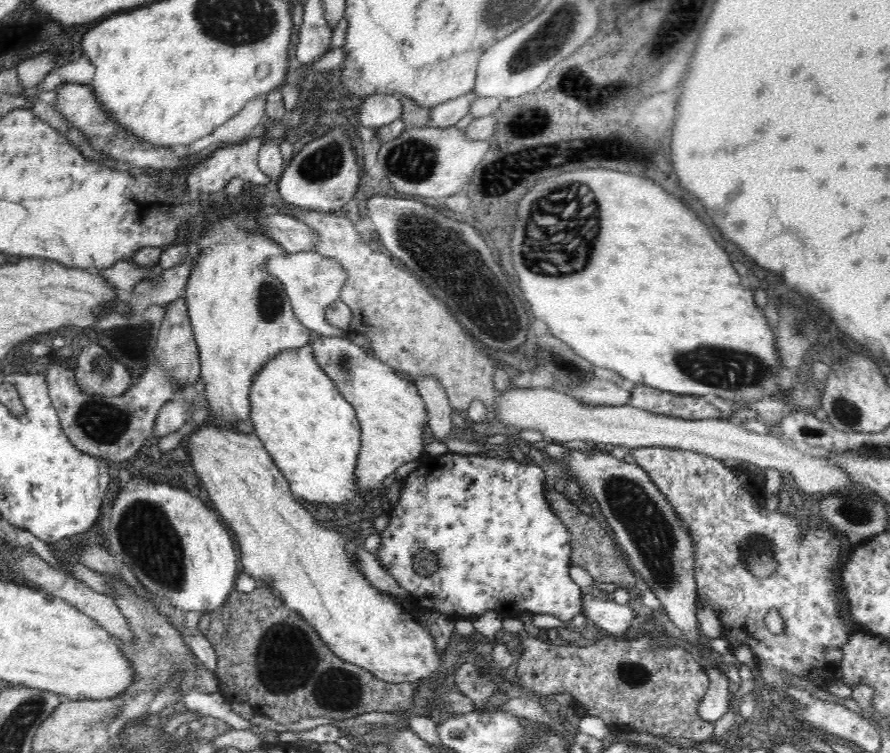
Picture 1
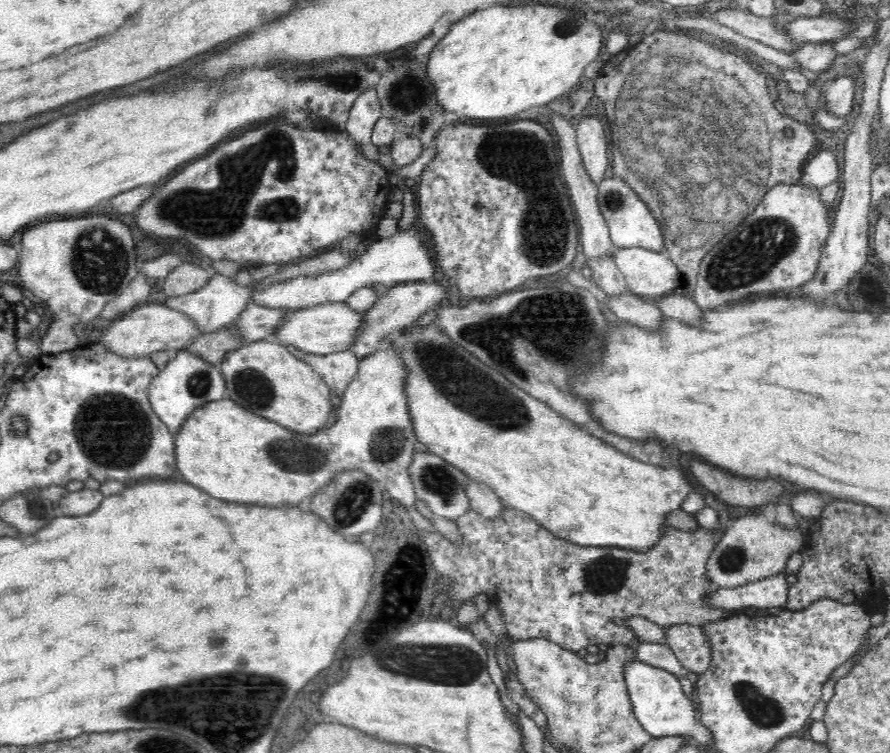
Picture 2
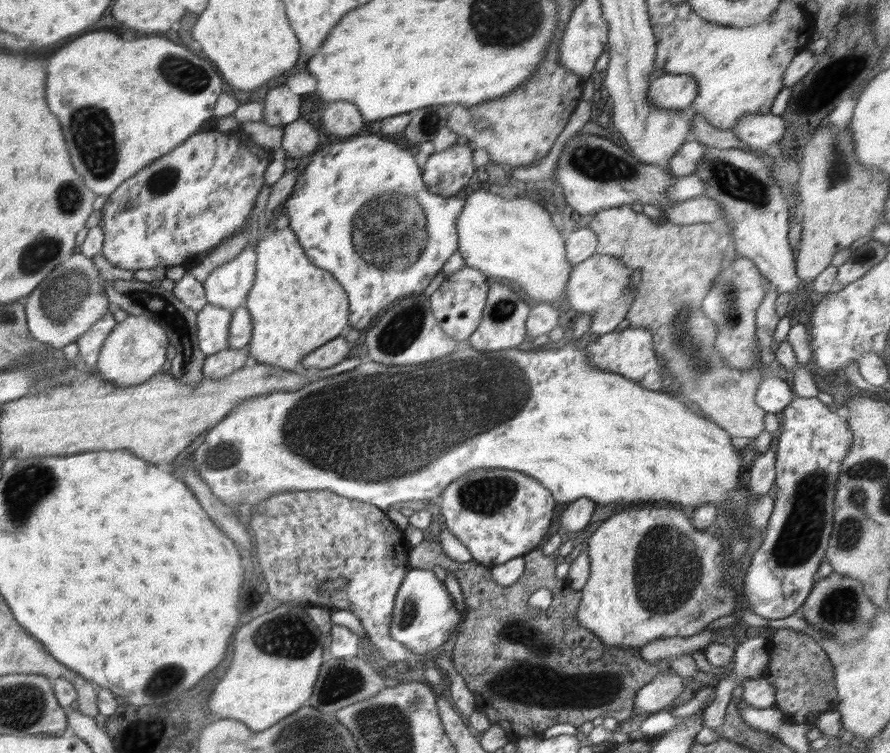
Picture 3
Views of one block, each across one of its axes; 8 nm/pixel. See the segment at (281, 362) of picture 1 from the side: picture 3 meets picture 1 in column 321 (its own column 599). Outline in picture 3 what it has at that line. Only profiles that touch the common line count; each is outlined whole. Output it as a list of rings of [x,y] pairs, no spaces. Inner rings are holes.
[[[575,340],[568,342],[563,348],[548,346],[530,352],[524,350],[496,350],[496,352],[482,352],[464,344],[464,348],[458,348],[451,354],[446,354],[438,360],[422,362],[420,364],[408,364],[408,366],[384,366],[380,362],[368,362],[356,368],[342,372],[331,377],[315,378],[298,392],[274,392],[268,395],[258,396],[252,400],[246,400],[238,404],[224,421],[214,426],[206,434],[206,439],[194,451],[192,468],[198,472],[198,476],[210,486],[212,494],[224,504],[237,509],[241,504],[252,506],[260,504],[262,500],[274,496],[280,492],[292,490],[330,490],[334,494],[344,498],[354,498],[377,506],[385,511],[392,504],[398,502],[410,502],[410,500],[431,500],[437,502],[438,497],[446,486],[464,476],[470,470],[480,468],[504,468],[504,470],[516,470],[522,474],[528,474],[536,478],[544,488],[550,490],[556,503],[574,502],[578,498],[586,497],[597,503],[607,505],[610,503],[648,502],[648,500],[662,500],[672,502],[672,506],[681,508],[703,508],[707,504],[716,505],[716,508],[726,508],[729,516],[738,521],[739,525],[750,526],[754,530],[766,530],[775,499],[766,494],[760,500],[748,498],[748,484],[740,484],[741,452],[731,443],[731,436],[716,423],[690,412],[690,408],[678,398],[674,398],[662,391],[652,391],[640,386],[622,374],[607,372],[595,368],[589,360],[589,354],[579,350]]]

